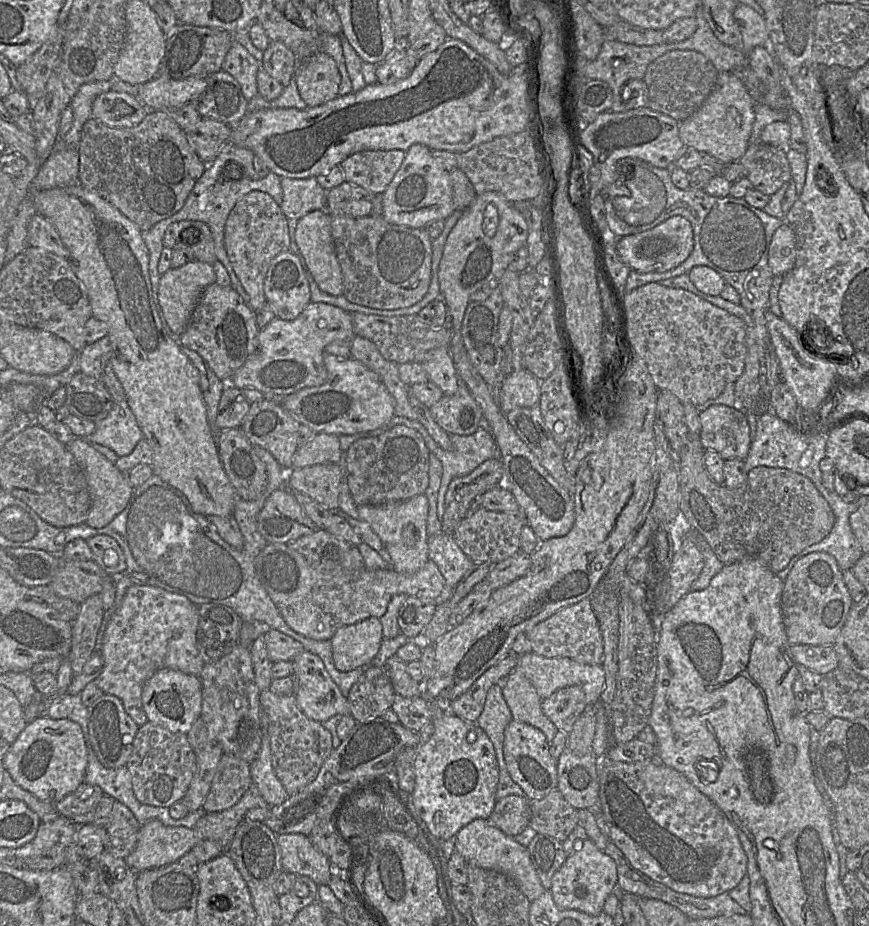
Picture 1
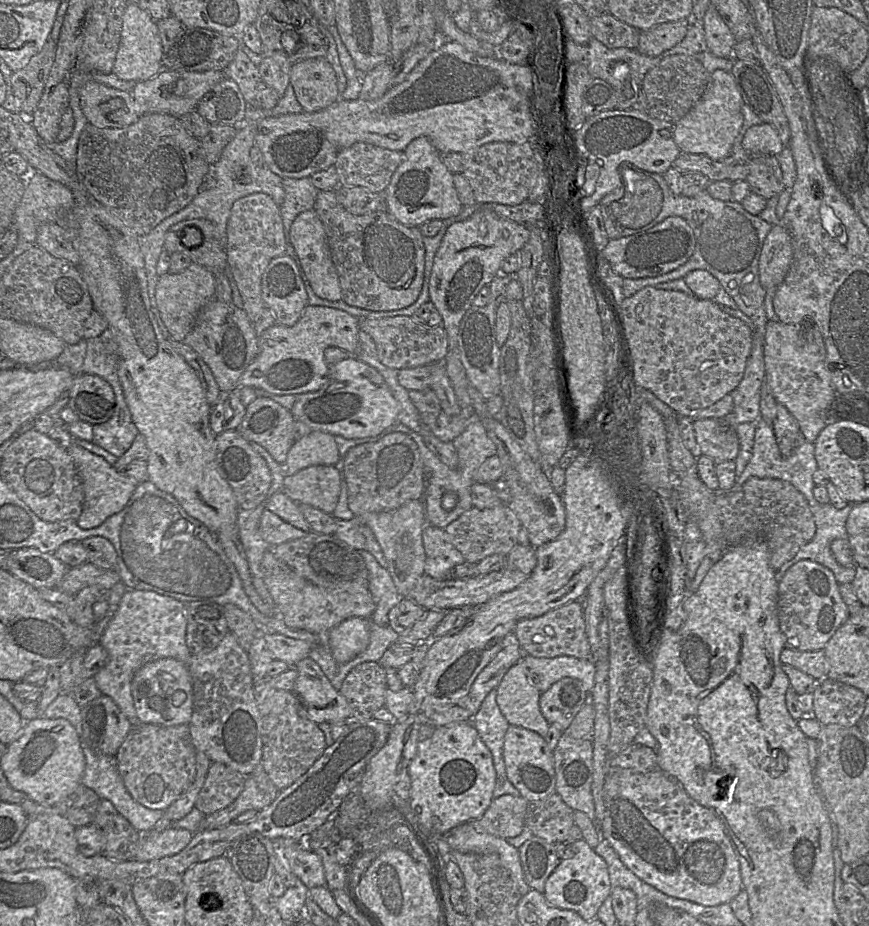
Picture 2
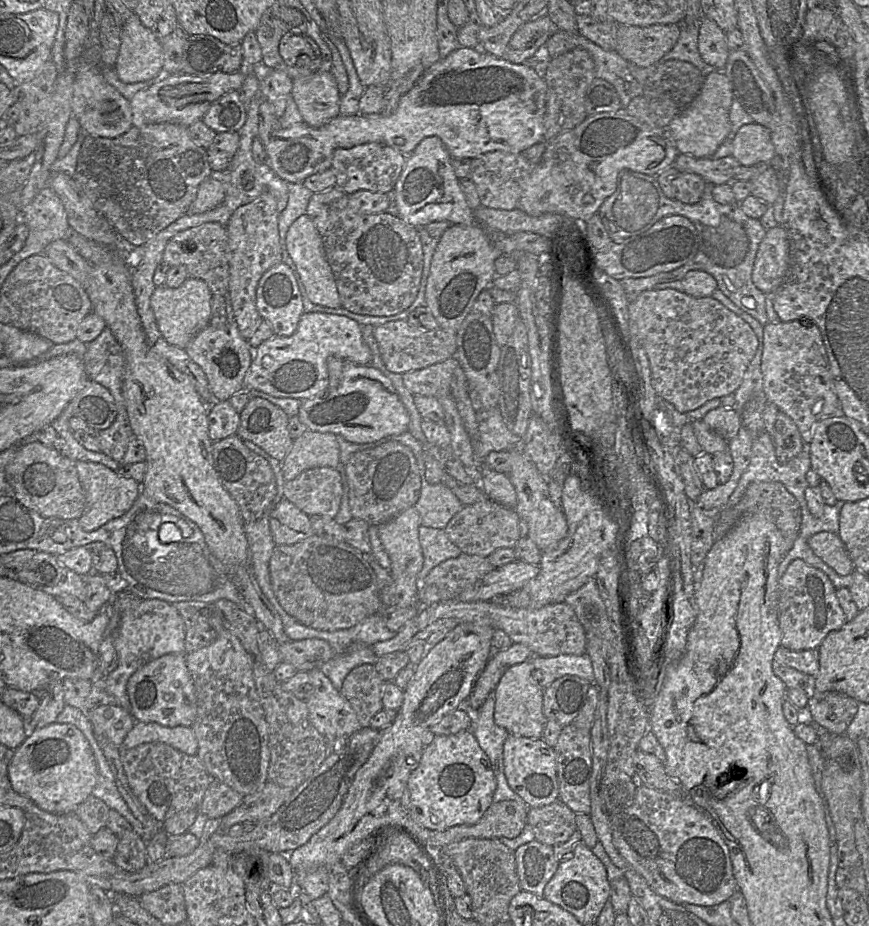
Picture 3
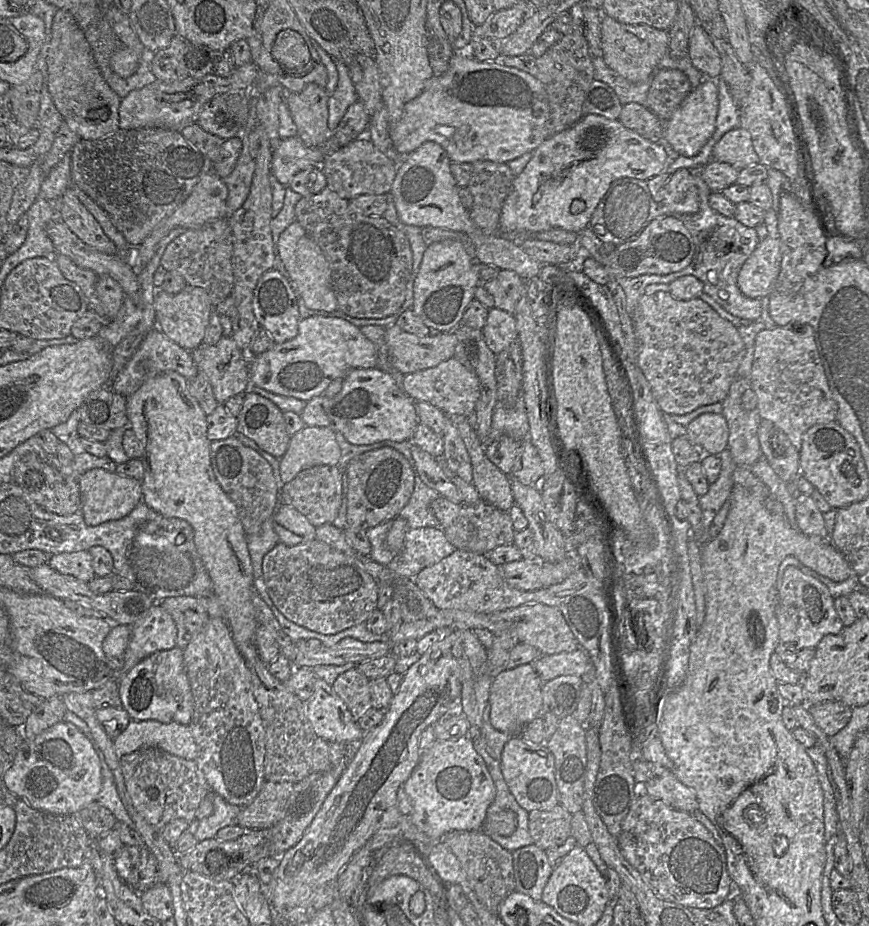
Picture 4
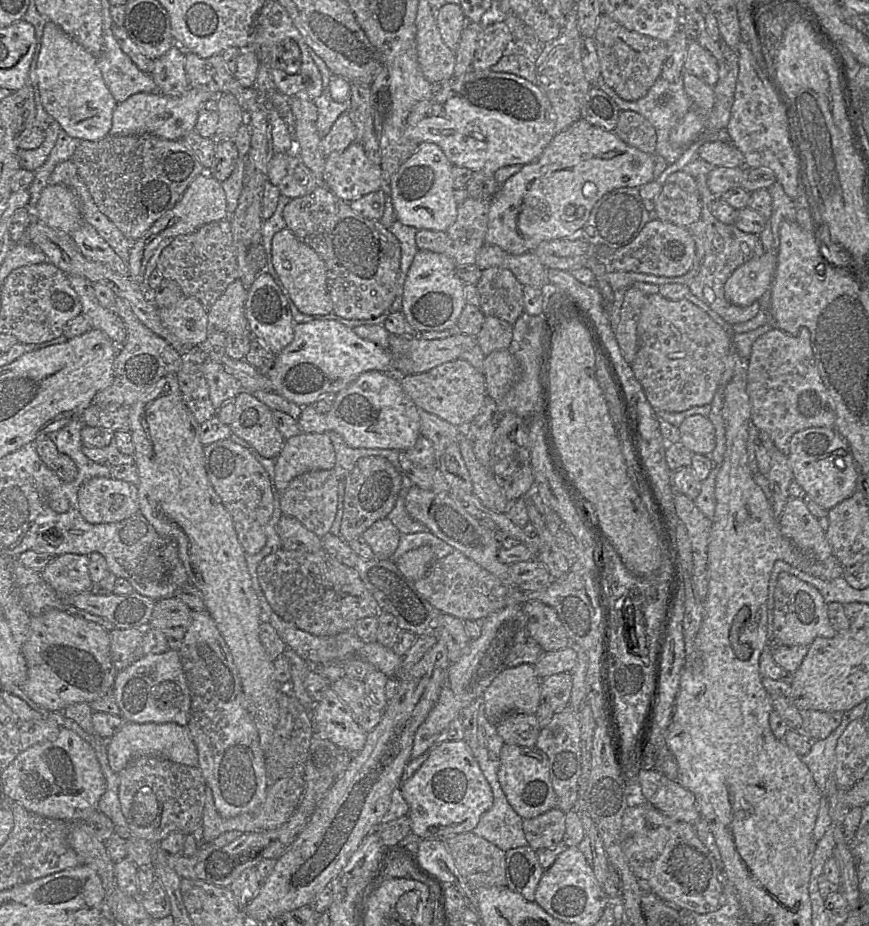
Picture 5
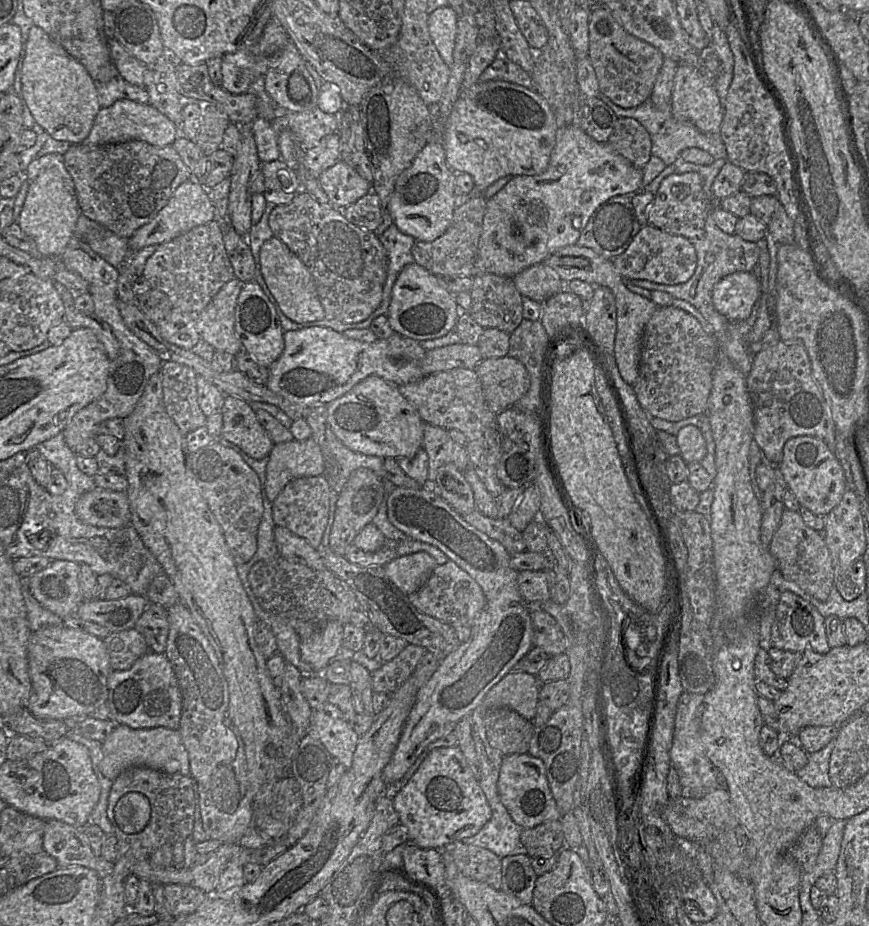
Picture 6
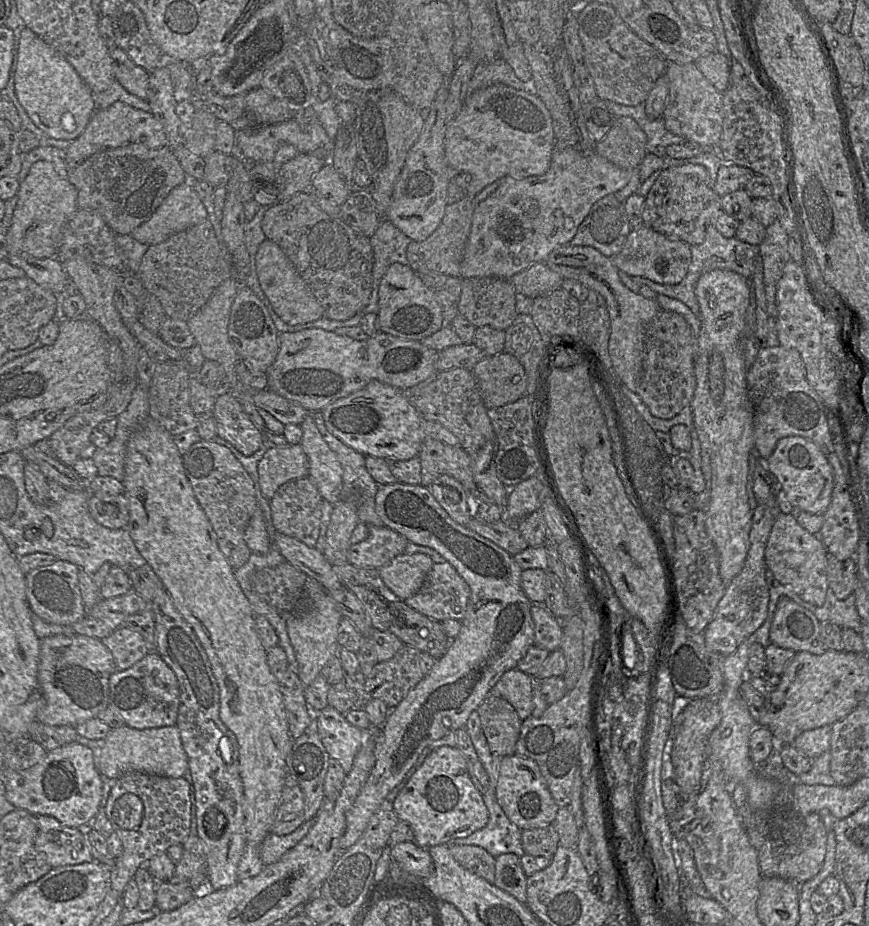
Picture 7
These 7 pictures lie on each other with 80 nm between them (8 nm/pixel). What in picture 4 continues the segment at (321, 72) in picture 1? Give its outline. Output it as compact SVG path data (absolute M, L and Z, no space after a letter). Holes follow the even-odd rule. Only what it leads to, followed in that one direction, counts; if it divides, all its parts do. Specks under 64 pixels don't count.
M307 84L299 92L285 92L298 135L306 146L320 146L330 136L328 98L325 87Z

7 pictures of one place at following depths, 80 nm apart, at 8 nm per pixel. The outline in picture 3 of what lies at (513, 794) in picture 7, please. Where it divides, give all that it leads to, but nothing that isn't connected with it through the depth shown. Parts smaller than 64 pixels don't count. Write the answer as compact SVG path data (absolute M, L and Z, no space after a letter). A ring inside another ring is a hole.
M509 734L504 742L503 763L509 787L529 808L548 805L558 799L555 752L541 738Z

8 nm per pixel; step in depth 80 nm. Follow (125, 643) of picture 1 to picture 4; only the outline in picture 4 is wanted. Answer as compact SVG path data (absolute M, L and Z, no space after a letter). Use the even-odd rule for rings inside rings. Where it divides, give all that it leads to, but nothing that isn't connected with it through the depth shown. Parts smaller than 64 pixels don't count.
M154 603L130 625L131 634L125 652L124 666L116 671L117 682L141 660L159 651L176 647L177 628L171 615Z

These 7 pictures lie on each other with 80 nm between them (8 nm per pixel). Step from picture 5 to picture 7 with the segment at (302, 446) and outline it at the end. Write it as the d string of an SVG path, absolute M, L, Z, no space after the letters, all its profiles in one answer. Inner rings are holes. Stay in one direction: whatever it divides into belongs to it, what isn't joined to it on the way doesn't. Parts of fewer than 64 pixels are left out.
M300 444L269 448L257 467L262 495L270 501L283 484L307 477L308 469Z

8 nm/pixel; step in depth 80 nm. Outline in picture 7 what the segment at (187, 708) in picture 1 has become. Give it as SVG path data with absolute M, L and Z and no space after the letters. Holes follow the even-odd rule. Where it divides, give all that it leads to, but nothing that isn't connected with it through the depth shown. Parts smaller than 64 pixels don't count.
M150 653L131 668L116 671L111 675L109 707L117 713L125 725L137 730L157 729L176 726L179 710L180 690L177 678L172 669L165 663L158 653Z

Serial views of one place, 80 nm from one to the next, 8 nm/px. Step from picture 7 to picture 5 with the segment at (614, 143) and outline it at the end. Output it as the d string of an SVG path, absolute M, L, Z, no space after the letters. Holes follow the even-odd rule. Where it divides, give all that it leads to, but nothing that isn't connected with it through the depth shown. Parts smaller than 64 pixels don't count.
M620 110L618 121L612 131L629 146L649 154L655 151L655 128L637 112Z

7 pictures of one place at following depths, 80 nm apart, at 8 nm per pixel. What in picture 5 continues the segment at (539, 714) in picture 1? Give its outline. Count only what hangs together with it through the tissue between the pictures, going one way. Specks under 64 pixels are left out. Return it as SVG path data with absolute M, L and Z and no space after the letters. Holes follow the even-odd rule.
M522 664L502 670L481 695L483 711L488 721L496 724L502 716L510 712L535 714L540 704L540 681L534 665Z

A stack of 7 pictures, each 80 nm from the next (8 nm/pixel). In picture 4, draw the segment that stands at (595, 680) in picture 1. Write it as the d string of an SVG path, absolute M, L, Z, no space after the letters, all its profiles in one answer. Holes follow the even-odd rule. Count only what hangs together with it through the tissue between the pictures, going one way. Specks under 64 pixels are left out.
M582 648L572 652L541 655L531 663L534 663L535 671L542 684L562 675L580 676L584 683L594 681L593 665Z

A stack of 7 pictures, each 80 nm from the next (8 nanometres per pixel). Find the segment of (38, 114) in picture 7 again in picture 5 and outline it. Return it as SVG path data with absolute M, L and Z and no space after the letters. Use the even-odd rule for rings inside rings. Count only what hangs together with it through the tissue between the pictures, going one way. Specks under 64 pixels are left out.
M51 21L44 26L37 64L30 66L28 84L38 91L47 113L70 137L97 141L109 135L117 103L103 80L97 58Z

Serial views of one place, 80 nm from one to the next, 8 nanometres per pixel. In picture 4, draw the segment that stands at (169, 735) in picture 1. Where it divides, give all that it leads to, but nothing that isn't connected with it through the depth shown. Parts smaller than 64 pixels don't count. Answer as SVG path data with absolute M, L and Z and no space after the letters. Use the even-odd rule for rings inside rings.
M142 748L124 755L120 759L120 766L134 808L150 825L160 831L174 819L182 818L189 823L193 822L201 802L210 791L207 779L196 760L186 760L158 748Z

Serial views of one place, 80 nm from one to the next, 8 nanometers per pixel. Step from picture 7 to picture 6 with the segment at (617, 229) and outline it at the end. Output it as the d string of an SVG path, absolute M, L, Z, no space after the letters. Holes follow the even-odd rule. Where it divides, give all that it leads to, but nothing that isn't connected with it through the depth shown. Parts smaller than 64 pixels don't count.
M630 194L617 195L598 206L581 231L576 244L589 247L609 259L623 253L642 227L636 218L631 200Z

